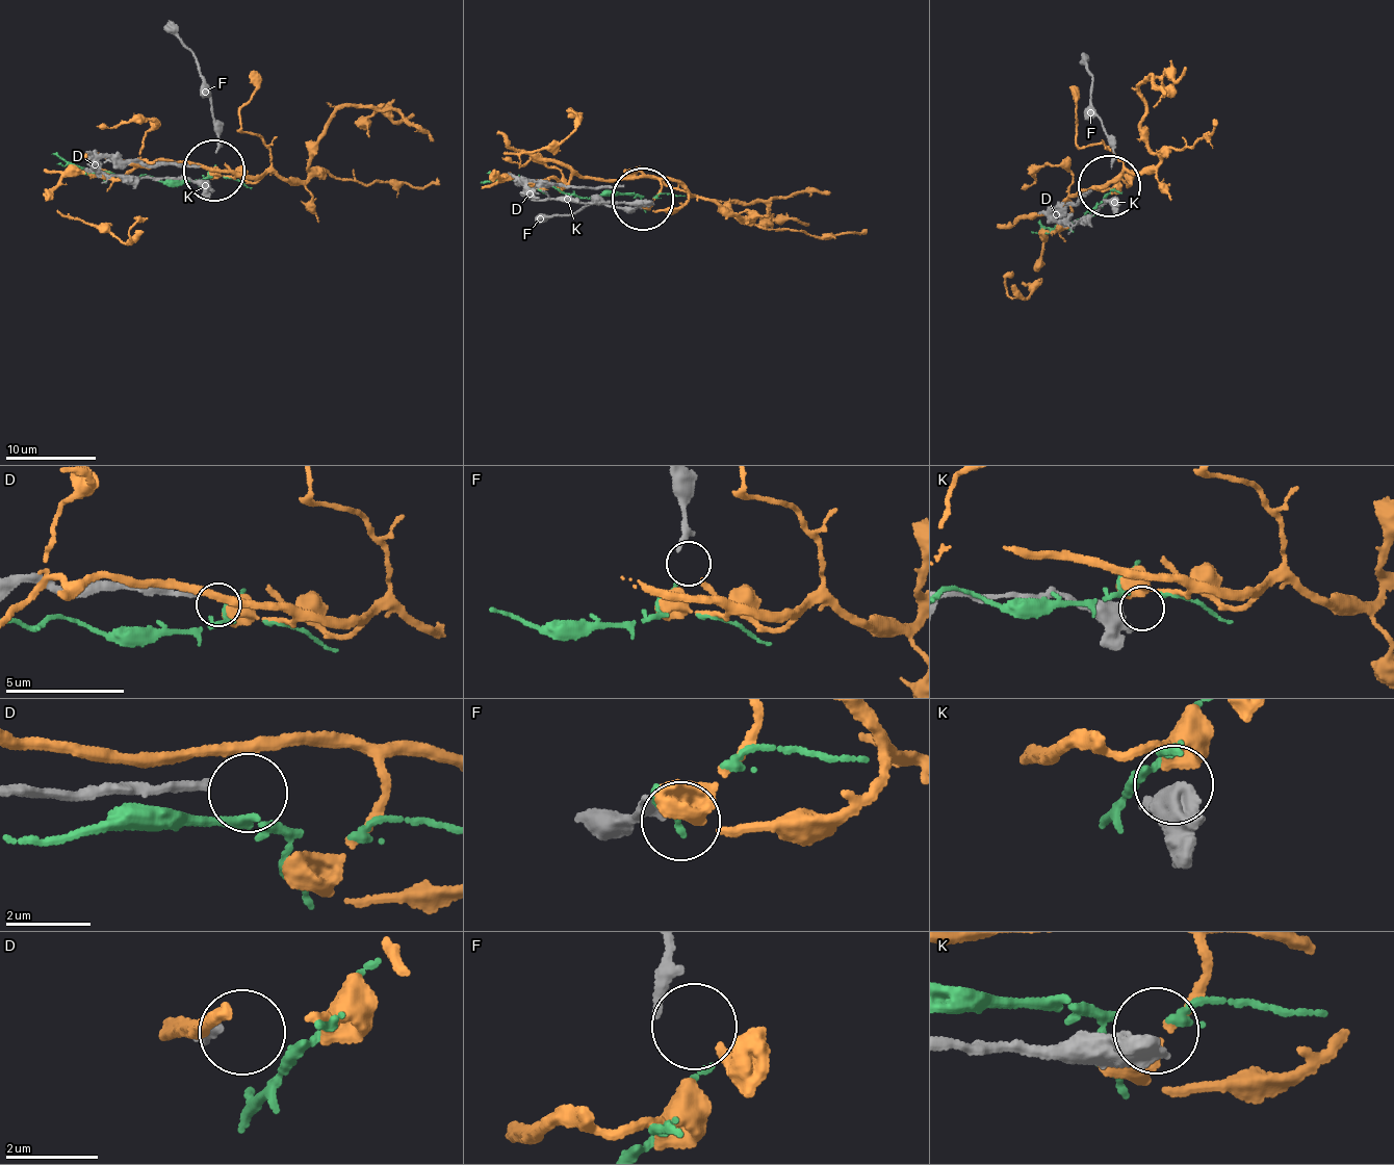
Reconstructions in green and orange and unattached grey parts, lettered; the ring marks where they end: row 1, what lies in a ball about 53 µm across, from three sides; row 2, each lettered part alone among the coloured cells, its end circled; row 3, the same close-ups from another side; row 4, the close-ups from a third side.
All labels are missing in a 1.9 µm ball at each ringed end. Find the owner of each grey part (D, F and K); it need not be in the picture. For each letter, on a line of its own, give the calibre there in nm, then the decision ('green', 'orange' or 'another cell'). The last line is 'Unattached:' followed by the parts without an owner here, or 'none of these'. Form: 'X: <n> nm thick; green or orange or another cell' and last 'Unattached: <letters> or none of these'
D: 200 nm thick; another cell
F: 240 nm thick; orange
K: 550 nm thick; another cell
Unattached: D, K

